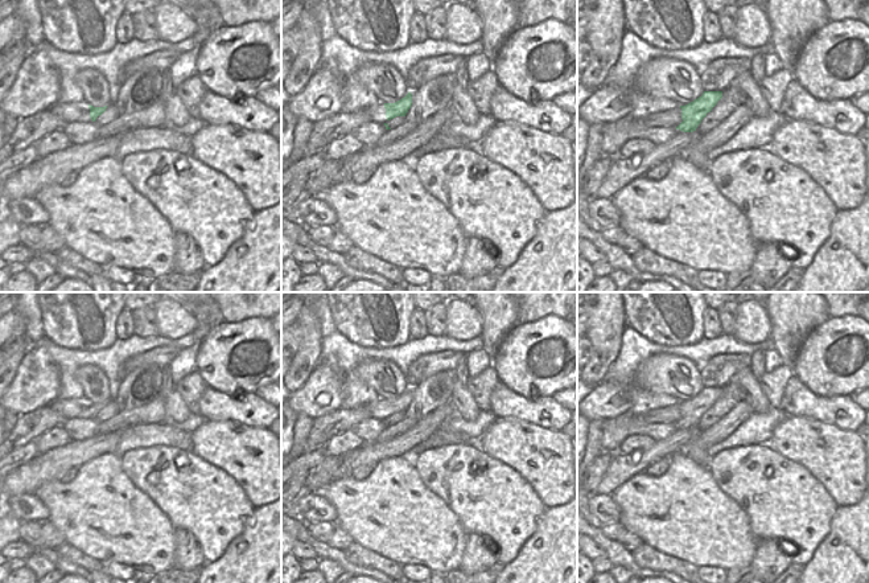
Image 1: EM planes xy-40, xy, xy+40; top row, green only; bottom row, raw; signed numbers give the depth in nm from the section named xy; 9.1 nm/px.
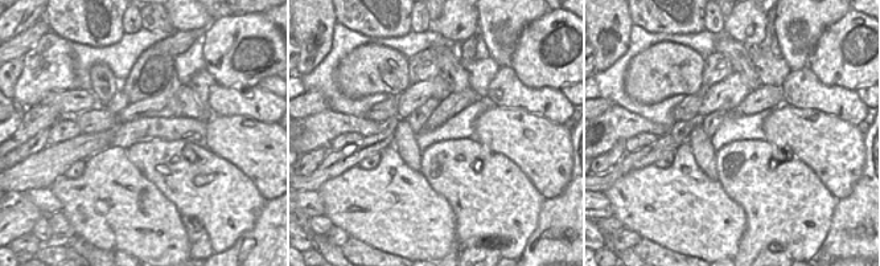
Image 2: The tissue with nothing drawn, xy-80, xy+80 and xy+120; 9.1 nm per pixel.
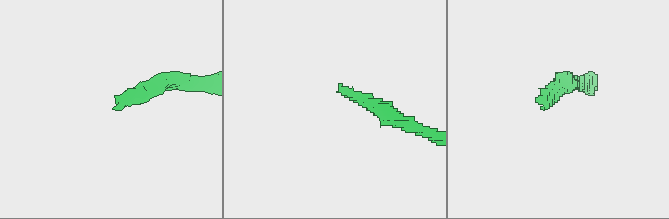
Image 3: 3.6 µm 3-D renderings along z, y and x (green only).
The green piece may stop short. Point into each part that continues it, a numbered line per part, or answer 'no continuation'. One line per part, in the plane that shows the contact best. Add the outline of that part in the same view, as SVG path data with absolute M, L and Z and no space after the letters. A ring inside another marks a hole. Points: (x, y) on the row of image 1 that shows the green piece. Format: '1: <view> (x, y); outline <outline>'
1: xy (377, 113); outline M379 102L376 106L367 107L361 112L365 112L371 122L376 122L380 124L388 123L386 118L384 102Z

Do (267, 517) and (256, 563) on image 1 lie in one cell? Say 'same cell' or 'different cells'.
same cell

